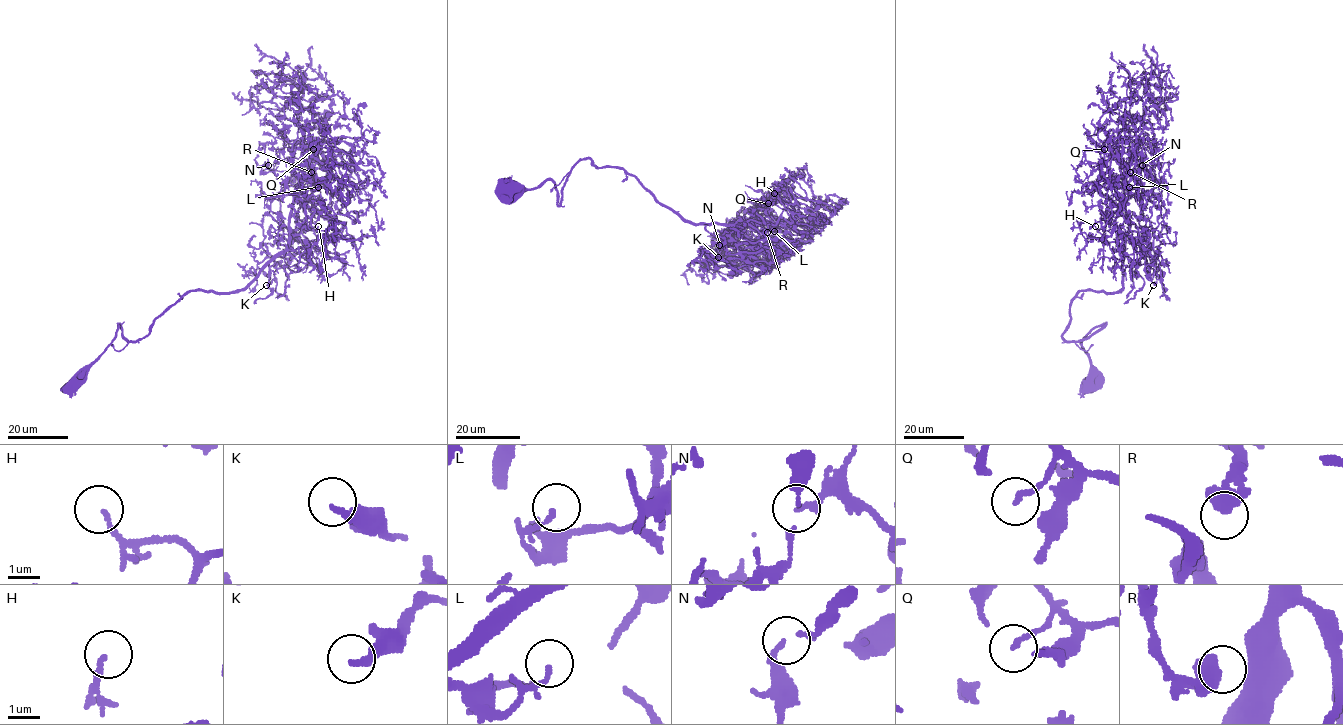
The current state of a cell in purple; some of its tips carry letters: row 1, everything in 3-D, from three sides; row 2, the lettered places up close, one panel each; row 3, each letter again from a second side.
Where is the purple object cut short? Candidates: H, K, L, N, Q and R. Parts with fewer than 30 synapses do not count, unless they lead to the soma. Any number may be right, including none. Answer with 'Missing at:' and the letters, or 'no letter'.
Missing at: H

